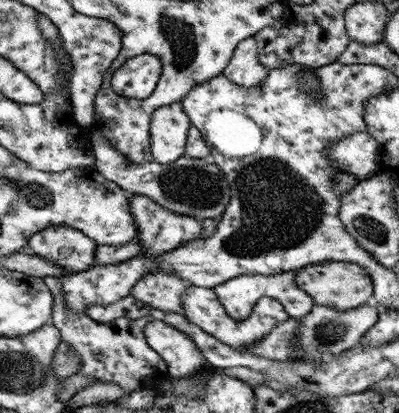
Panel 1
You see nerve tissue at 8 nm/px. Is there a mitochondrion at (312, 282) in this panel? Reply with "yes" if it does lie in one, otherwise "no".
no

